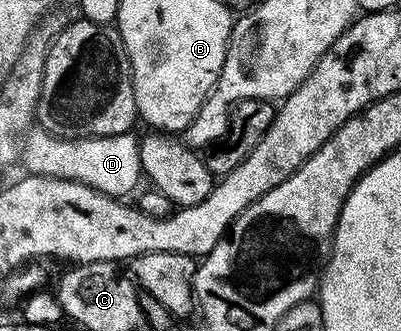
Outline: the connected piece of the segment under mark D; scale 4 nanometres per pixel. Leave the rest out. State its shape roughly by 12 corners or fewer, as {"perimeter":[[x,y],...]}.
{"perimeter":[[33,129],[25,171],[116,196],[142,178],[136,134]]}

